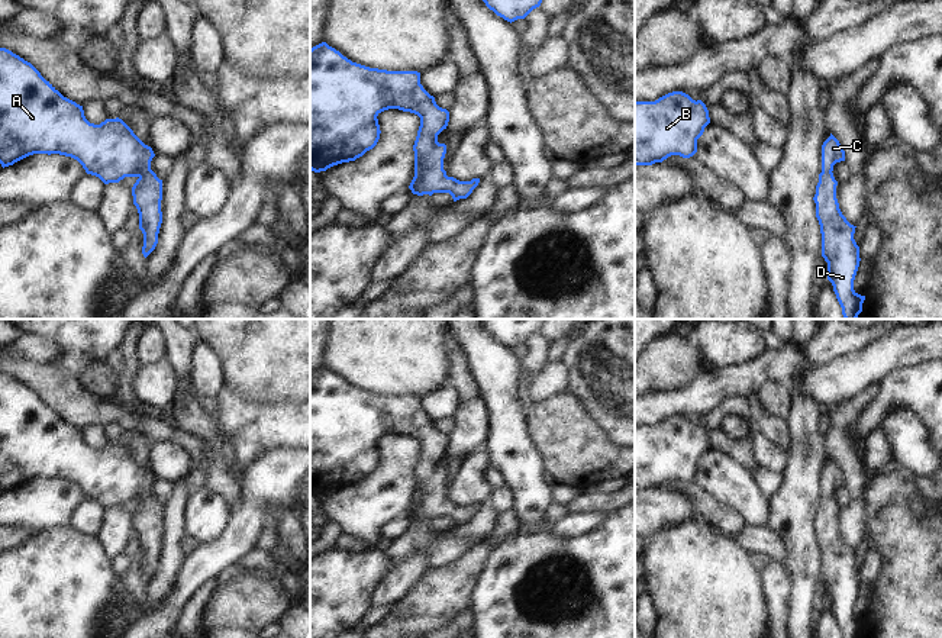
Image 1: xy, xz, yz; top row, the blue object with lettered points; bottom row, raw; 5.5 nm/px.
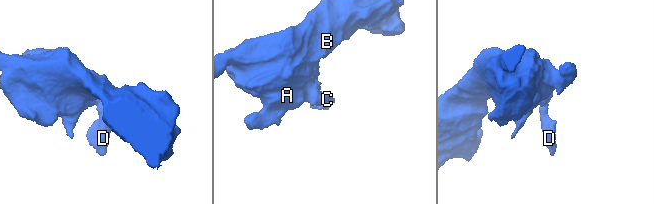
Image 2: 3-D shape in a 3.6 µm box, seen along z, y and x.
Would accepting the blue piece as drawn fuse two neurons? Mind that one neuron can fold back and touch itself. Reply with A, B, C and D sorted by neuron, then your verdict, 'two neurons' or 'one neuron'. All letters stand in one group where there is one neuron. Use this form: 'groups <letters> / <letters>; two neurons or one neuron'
groups A B C D; one neuron

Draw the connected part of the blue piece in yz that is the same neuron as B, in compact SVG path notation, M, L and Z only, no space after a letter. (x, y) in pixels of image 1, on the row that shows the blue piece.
M683 91L668 93L655 102L635 102L635 167L662 162L671 155L693 157L697 139L709 123L706 104Z

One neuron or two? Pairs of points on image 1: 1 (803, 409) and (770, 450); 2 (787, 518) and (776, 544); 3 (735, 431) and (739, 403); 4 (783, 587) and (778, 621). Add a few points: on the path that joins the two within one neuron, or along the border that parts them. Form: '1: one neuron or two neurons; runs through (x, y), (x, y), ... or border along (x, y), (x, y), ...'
1: two neurons; border along (789, 454), (783, 474)
2: two neurons; border along (764, 525), (784, 544), (784, 557), (780, 561)
3: two neurons; border along (719, 427), (728, 415), (736, 415), (751, 428)
4: one neuron; runs through (778, 596), (778, 612)

